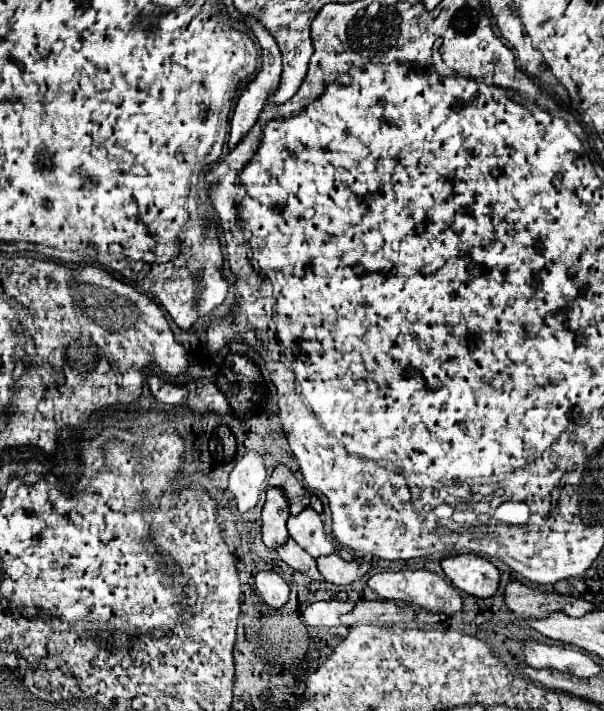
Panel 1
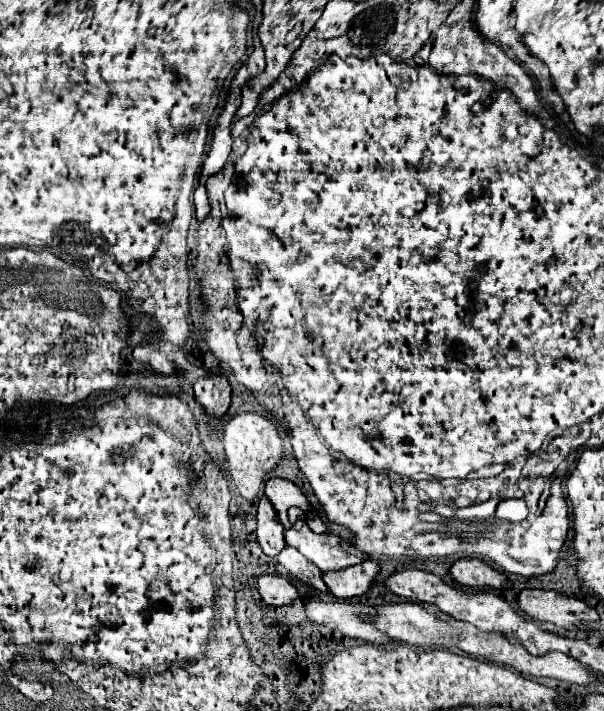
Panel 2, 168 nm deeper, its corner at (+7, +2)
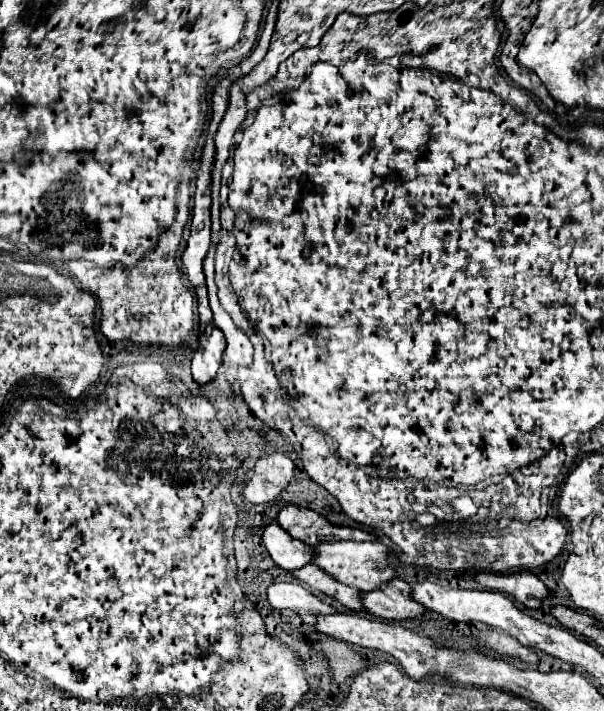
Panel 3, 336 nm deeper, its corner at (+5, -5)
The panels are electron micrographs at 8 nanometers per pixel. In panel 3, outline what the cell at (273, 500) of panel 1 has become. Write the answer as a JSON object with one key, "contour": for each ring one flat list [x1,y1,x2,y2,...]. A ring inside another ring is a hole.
{"contour":[[270,523,262,539,274,563,282,569,294,571,306,563,312,563,314,559,314,547,290,537,278,523]]}

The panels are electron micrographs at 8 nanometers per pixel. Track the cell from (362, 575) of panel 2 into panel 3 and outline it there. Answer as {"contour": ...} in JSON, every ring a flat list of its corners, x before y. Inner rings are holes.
{"contour":[[392,579,378,591,370,591,362,595,362,603,368,613,390,619,390,621,406,621,416,619,426,613,426,607,420,603,414,603,410,599,412,587,404,579]]}

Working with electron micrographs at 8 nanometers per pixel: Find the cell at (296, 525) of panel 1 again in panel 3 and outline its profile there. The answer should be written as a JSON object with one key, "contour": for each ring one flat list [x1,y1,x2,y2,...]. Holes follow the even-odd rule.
{"contour":[[340,541,340,543,324,543,314,547,316,557,314,565,330,573,334,579,338,579,344,585,356,587,360,591,374,591,396,577,396,569,388,563,388,555,392,553,386,545,380,541,374,543,356,543,356,541]]}

